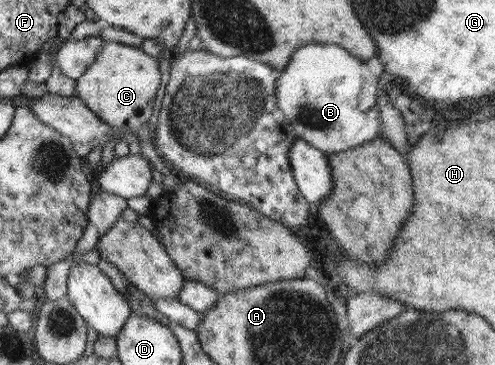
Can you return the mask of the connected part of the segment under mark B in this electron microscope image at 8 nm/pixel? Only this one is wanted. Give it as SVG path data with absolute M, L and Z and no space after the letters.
M309 44L299 48L291 56L285 70L281 70L275 91L277 91L277 107L285 113L298 138L326 154L345 152L361 144L367 144L369 140L375 140L382 132L381 124L379 124L380 109L375 103L378 98L377 92L379 92L378 76L368 69L364 59L350 54L341 46Z

